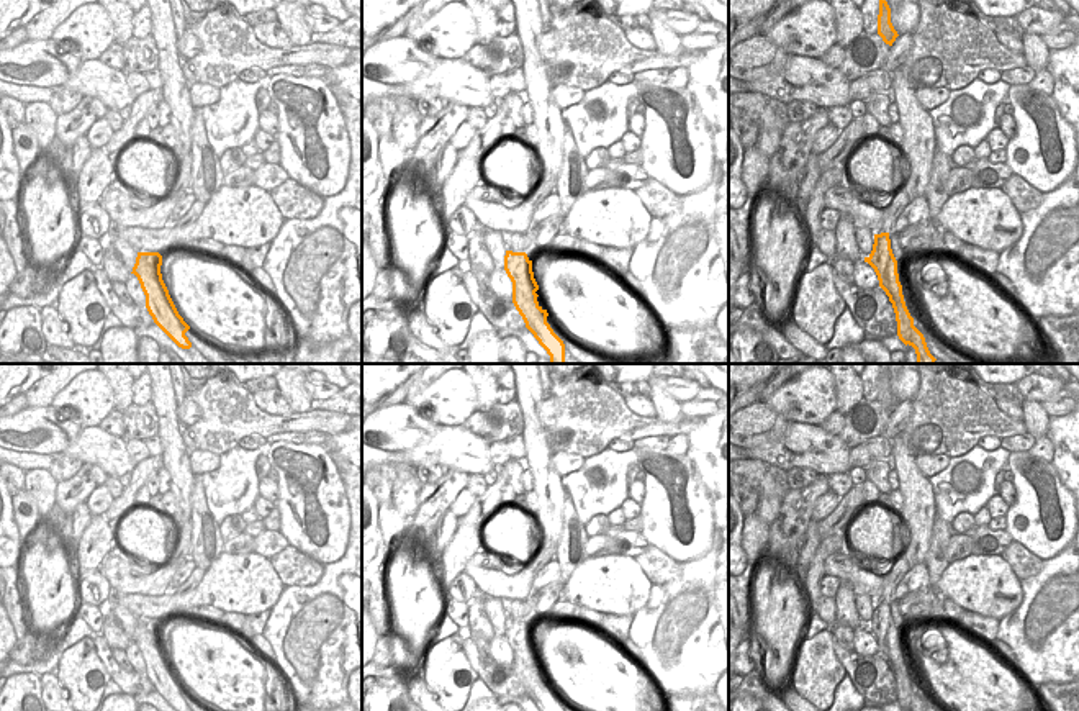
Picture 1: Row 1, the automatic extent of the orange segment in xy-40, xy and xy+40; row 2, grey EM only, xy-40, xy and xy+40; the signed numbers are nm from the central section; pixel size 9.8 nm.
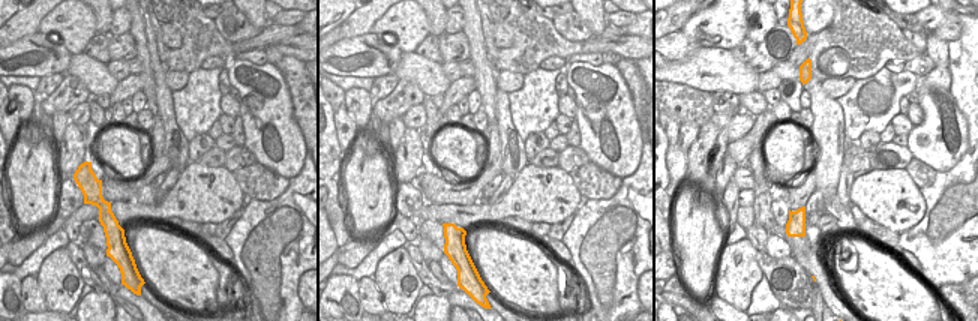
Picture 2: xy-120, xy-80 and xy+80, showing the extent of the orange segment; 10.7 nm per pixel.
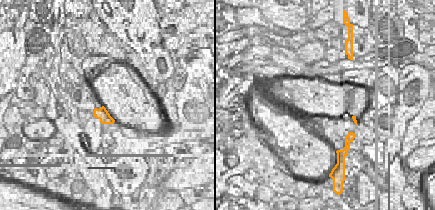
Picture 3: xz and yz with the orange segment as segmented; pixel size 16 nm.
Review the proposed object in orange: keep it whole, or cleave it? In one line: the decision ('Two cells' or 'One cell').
Two cells.

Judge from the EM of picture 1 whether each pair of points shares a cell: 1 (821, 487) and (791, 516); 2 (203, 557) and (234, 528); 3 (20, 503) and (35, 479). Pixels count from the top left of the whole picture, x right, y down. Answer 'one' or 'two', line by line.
1: one
2: two
3: two

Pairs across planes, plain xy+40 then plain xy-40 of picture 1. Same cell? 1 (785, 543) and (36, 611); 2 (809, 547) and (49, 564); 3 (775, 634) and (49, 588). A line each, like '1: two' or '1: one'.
1: two
2: two
3: one

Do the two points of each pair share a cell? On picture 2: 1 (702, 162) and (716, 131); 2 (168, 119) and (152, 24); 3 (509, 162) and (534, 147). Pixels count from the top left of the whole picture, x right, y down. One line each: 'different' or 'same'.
1: same
2: same
3: different

